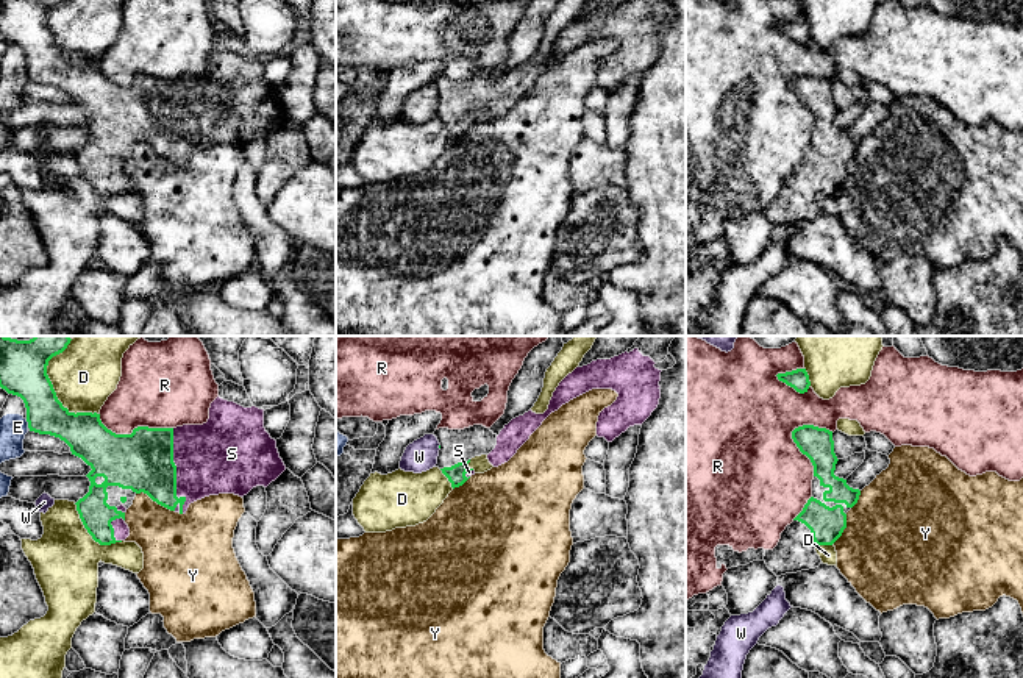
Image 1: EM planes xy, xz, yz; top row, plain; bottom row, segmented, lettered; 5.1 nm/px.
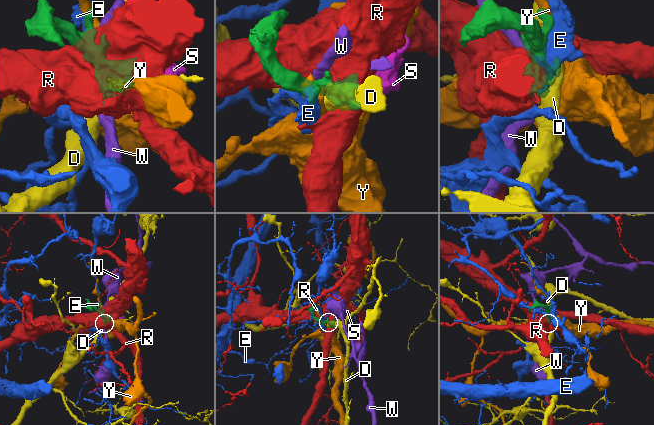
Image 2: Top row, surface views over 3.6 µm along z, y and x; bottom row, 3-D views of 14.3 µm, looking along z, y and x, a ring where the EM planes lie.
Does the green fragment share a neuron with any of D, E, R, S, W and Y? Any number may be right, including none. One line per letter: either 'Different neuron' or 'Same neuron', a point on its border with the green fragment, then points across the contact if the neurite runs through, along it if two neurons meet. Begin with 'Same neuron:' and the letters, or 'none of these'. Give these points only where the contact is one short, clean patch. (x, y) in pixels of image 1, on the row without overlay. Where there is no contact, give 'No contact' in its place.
Same neuron: S
D: Different neuron. Touches green at xy (57, 47)
E: Different neuron. Touches green at xy (28, 74)
R: Different neuron. Touches green at yz (798, 97)
S: Same neuron. Touches green at xy (175, 124)
W: Different neuron. No contact
Y: Different neuron. Touches green at xy (155, 150)

